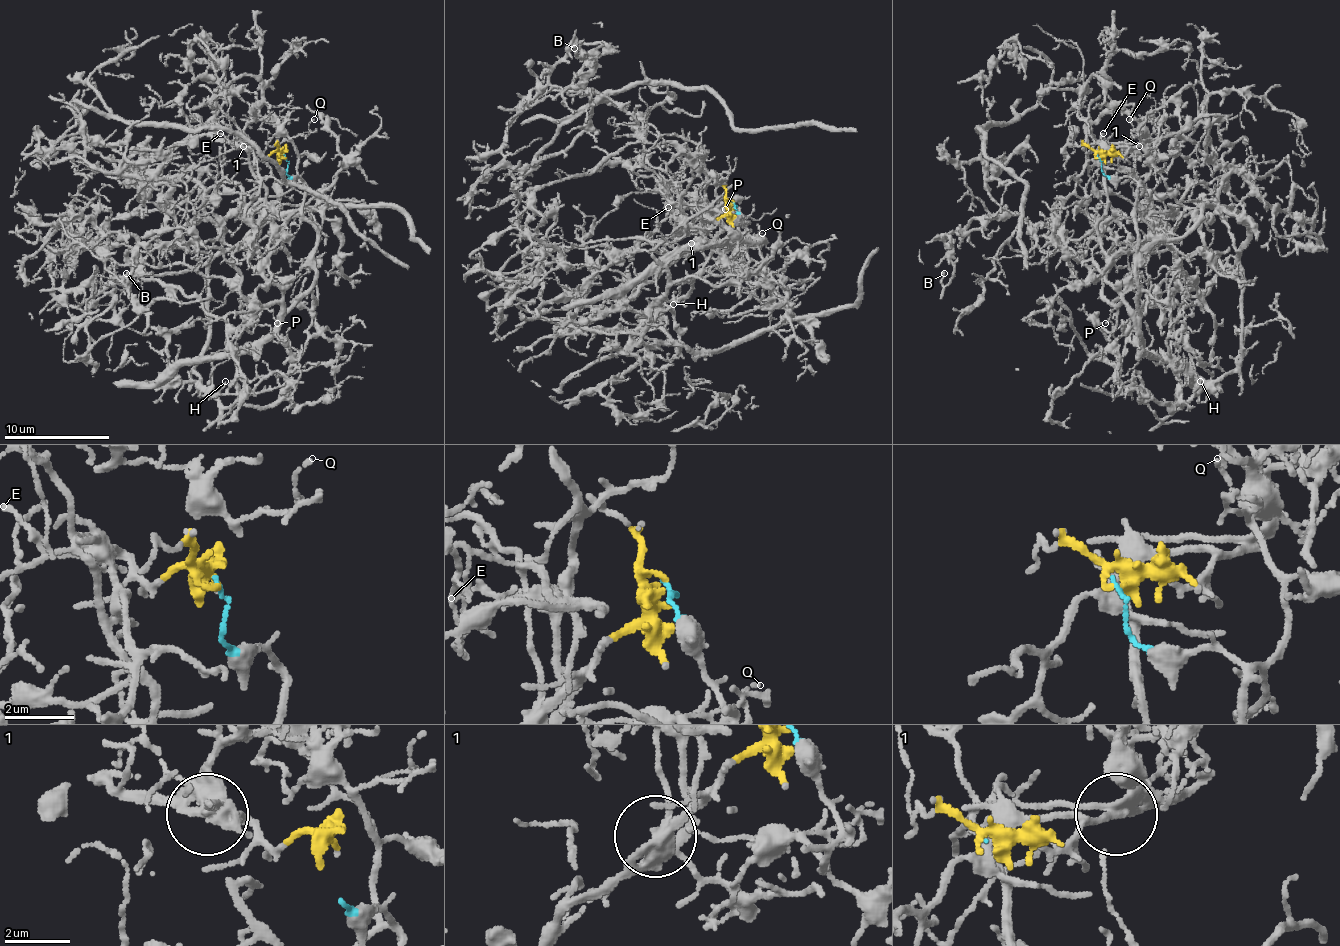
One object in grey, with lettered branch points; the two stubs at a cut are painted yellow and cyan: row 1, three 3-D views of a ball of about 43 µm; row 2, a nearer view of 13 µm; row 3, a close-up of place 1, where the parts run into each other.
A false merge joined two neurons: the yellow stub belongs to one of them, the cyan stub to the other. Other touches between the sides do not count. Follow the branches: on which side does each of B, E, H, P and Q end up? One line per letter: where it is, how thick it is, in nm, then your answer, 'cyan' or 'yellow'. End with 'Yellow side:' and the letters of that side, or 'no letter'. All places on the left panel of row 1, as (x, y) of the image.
B: place (126, 273); calibre 190 nm; yellow
E: place (220, 133); calibre 150 nm; yellow
H: place (225, 381); calibre 130 nm; yellow
P: place (277, 323); calibre 110 nm; cyan
Q: place (314, 119); calibre 100 nm; cyan
Yellow side: B, E, H

